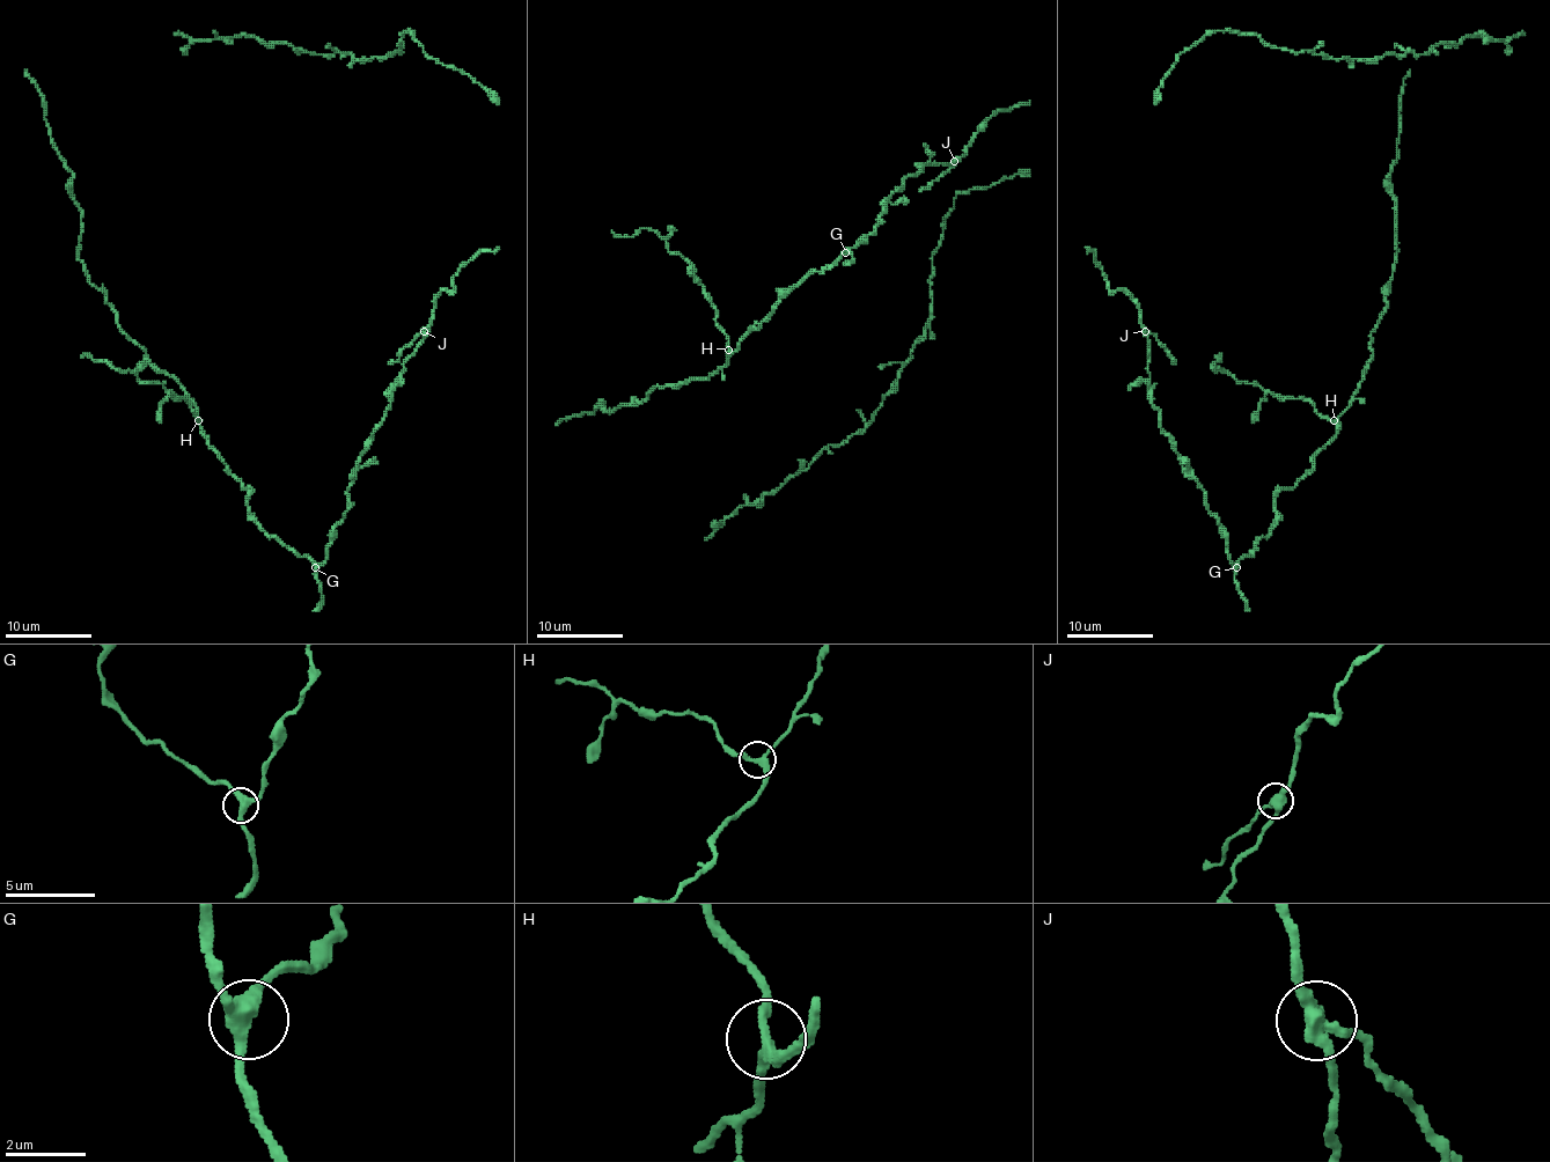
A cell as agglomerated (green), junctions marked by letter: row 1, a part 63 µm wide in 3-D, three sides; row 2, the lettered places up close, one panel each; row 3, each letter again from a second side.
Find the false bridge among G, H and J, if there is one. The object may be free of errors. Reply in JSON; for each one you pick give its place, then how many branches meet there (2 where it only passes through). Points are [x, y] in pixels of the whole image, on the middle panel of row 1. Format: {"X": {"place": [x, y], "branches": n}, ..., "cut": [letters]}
{"J": {"place": [954, 161], "branches": 3}, "cut": ["J"]}

